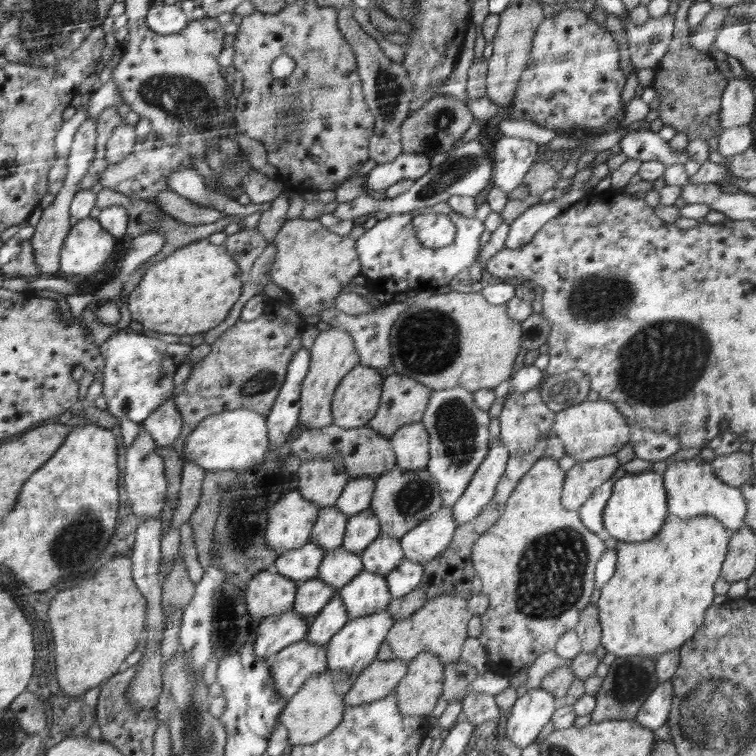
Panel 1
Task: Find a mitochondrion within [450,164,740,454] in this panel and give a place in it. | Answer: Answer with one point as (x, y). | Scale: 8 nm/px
(639, 376)

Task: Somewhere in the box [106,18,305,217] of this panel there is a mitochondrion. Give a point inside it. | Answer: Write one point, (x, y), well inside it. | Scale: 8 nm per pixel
(182, 99)

